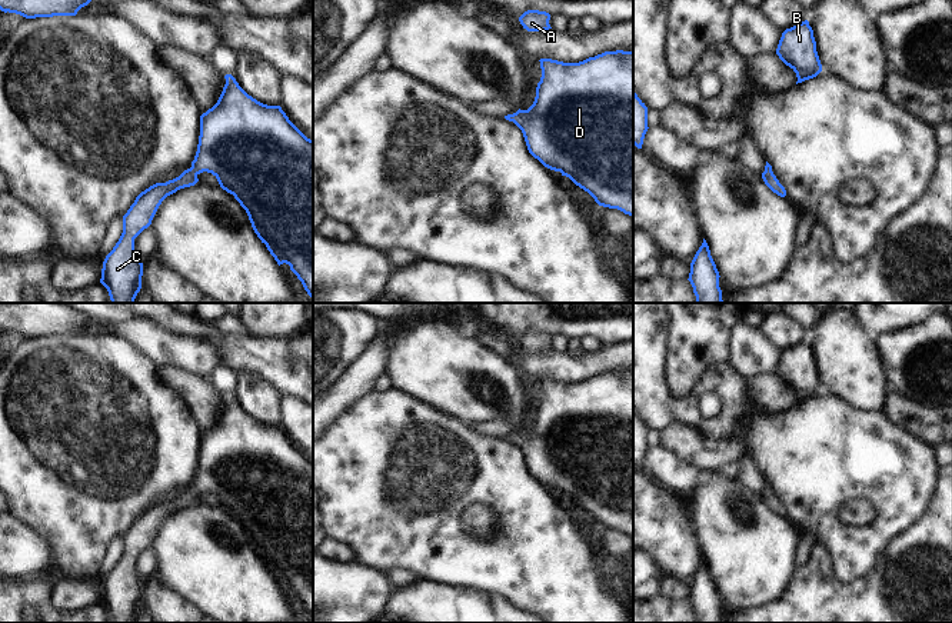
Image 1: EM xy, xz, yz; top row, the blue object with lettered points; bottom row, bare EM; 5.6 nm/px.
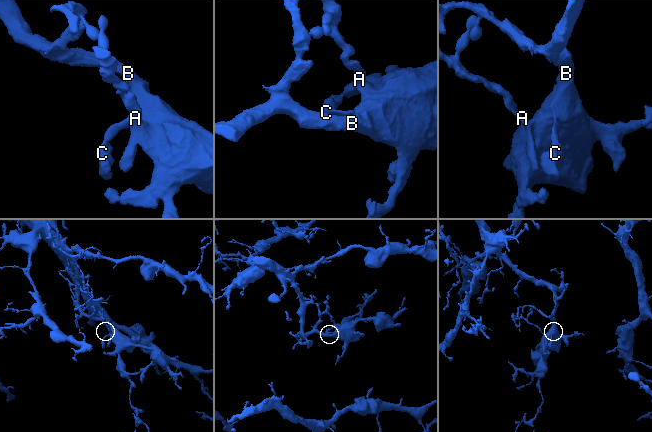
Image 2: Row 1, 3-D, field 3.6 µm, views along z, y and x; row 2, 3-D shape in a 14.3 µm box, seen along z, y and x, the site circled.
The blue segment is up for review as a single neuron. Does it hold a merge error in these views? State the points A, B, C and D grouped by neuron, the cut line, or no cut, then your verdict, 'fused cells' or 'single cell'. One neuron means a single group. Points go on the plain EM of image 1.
A B C D | no cut | single cell

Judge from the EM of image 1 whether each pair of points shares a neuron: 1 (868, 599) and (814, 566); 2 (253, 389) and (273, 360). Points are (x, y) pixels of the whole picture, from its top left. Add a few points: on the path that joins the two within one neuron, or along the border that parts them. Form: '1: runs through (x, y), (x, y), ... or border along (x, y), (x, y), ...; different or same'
1: runs through (855, 599), (846, 599), (826, 579); same
2: border along (236, 372), (262, 376), (282, 396); different

